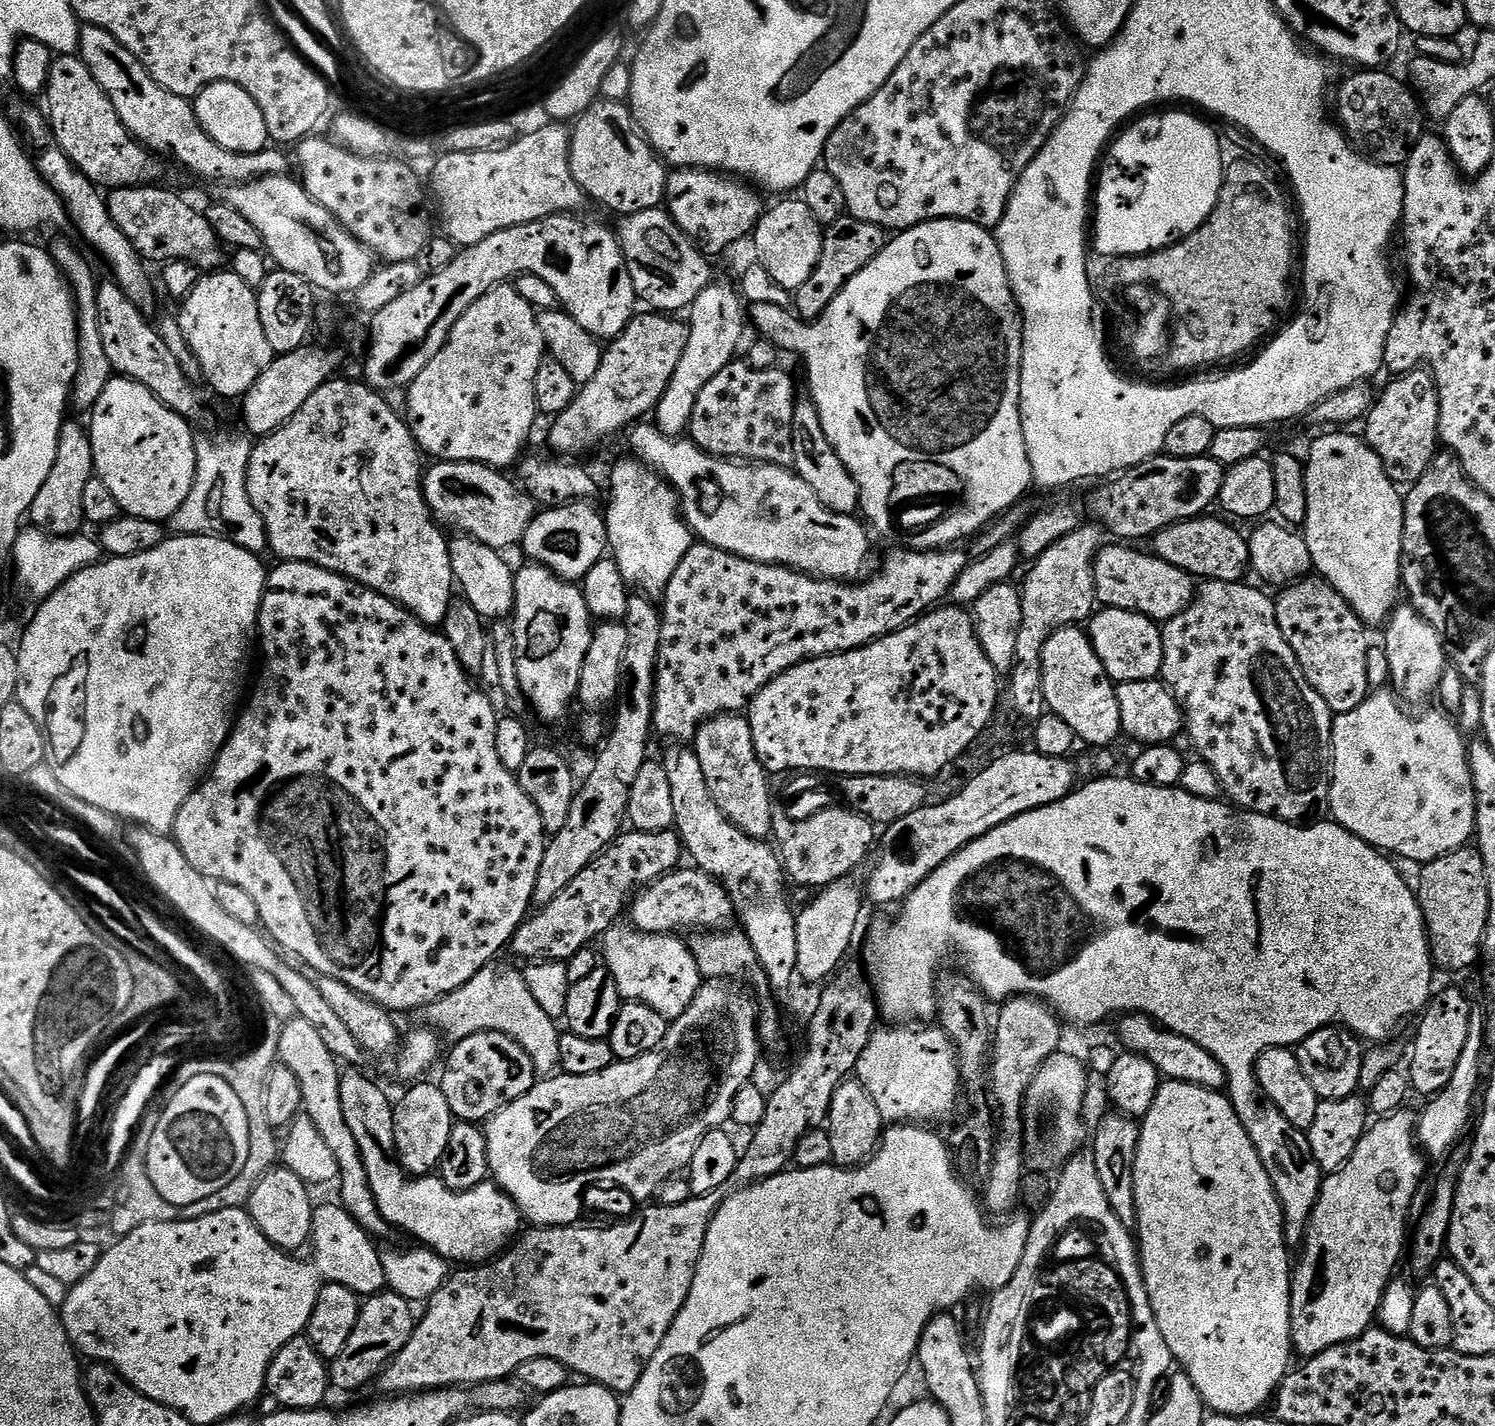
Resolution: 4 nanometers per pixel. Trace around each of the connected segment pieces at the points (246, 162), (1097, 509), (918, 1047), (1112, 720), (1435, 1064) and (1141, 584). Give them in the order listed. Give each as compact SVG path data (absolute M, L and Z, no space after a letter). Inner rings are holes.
M84 24L80 30L78 55L86 70L94 74L94 82L98 82L106 98L110 98L114 110L118 110L118 118L126 130L153 153L161 152L177 160L186 171L204 180L221 180L224 186L244 185L251 180L261 180L263 176L282 176L289 171L289 153L287 156L284 153L287 151L279 147L269 146L261 152L242 154L218 146L218 142L202 130L193 101L186 96L170 94L170 90L158 86L158 82L150 78L146 66L142 66L142 62L138 62L138 58L114 38L114 34L93 24Z
M1158 455L1119 473L1111 482L1101 483L1104 485L1088 500L1088 512L1093 516L1089 517L1121 541L1147 541L1166 526L1205 515L1211 509L1208 507L1220 499L1225 471L1210 455L1198 458Z
M880 1026L873 1032L862 1058L856 1063L855 1079L874 1098L878 1114L889 1124L936 1126L956 1108L962 1096L956 1047L939 1027Z
M1083 627L1058 630L1050 642L1046 642L1046 650L1042 650L1042 690L1047 711L1069 724L1081 745L1093 744L1093 749L1104 750L1112 746L1116 739L1121 739L1116 684L1109 678L1106 666L1102 666L1102 658L1098 658L1092 649L1092 638Z
M1444 988L1441 992L1439 989L1429 1000L1427 1008L1419 1017L1420 1025L1416 1028L1416 1041L1412 1044L1412 1069L1407 1069L1406 1072L1413 1093L1421 1092L1424 1098L1437 1096L1450 1082L1450 1078L1454 1078L1454 1070L1458 1070L1458 1058L1462 1058L1462 1050L1466 1050L1466 1038L1470 1034L1473 1015L1474 1009L1468 1005L1468 1000L1460 988Z
M1124 542L1112 543L1101 548L1094 562L1096 599L1103 607L1121 608L1149 616L1157 622L1166 622L1190 606L1198 587L1190 573L1178 566L1170 566L1170 562L1161 560L1155 554L1139 552L1136 549L1139 547Z

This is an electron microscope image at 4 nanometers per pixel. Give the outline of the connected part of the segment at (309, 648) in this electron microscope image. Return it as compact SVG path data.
M285 560L275 566L277 568L273 572L271 569L267 573L264 597L260 603L258 648L259 651L260 648L264 651L264 669L260 672L260 681L257 682L256 689L252 692L252 697L250 697L251 692L247 697L247 700L249 699L248 705L246 705L246 700L238 719L235 721L232 734L224 744L219 756L217 756L215 764L205 775L202 783L192 791L190 798L186 798L182 810L178 810L178 818L174 822L171 835L174 837L176 845L182 850L186 862L190 862L190 866L194 870L198 870L198 874L205 876L209 882L242 886L242 890L246 890L246 894L250 894L250 899L258 905L258 914L260 915L260 924L263 931L289 957L297 956L301 960L299 963L305 969L313 968L313 970L308 970L320 976L338 978L338 982L346 982L346 986L350 986L358 994L366 997L367 1000L373 1000L378 1006L387 1008L393 1014L412 1012L415 1008L423 1010L428 1005L435 1004L436 1001L441 1000L446 994L466 986L466 982L470 982L470 978L474 978L474 974L478 974L478 970L482 970L486 965L493 963L499 957L496 955L503 948L507 949L511 945L512 935L518 931L529 915L532 895L534 894L534 882L538 882L538 866L542 866L542 854L546 843L546 833L542 826L542 814L538 814L538 806L534 806L534 802L530 802L526 790L522 790L517 773L507 769L502 764L501 759L498 758L498 751L495 746L495 730L498 721L496 708L492 705L491 698L487 696L489 693L483 687L477 686L478 688L475 688L472 685L475 684L473 677L469 676L468 671L458 662L458 654L454 654L454 646L450 646L450 642L444 637L443 631L424 624L417 616L410 615L402 605L394 603L390 598L386 598L377 592L372 592L368 588L363 588L357 580L351 580L345 576L334 574L325 568L319 568L313 564L298 562L297 560Z

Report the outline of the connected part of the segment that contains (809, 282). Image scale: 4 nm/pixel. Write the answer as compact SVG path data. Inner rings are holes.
M847 214L838 218L838 222L827 225L824 228L818 266L814 266L814 274L810 274L810 278L806 278L806 282L802 282L800 289L794 293L795 315L807 322L817 320L826 310L826 306L830 306L830 302L838 298L842 286L846 286L846 282L850 282L850 278L854 278L858 270L865 268L888 245L888 241L885 229L874 226L874 222L862 222Z

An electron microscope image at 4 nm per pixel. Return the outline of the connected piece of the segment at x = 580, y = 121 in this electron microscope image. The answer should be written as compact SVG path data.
M601 98L578 117L571 129L569 166L589 201L597 200L621 217L665 203L669 169L638 131L627 103Z

